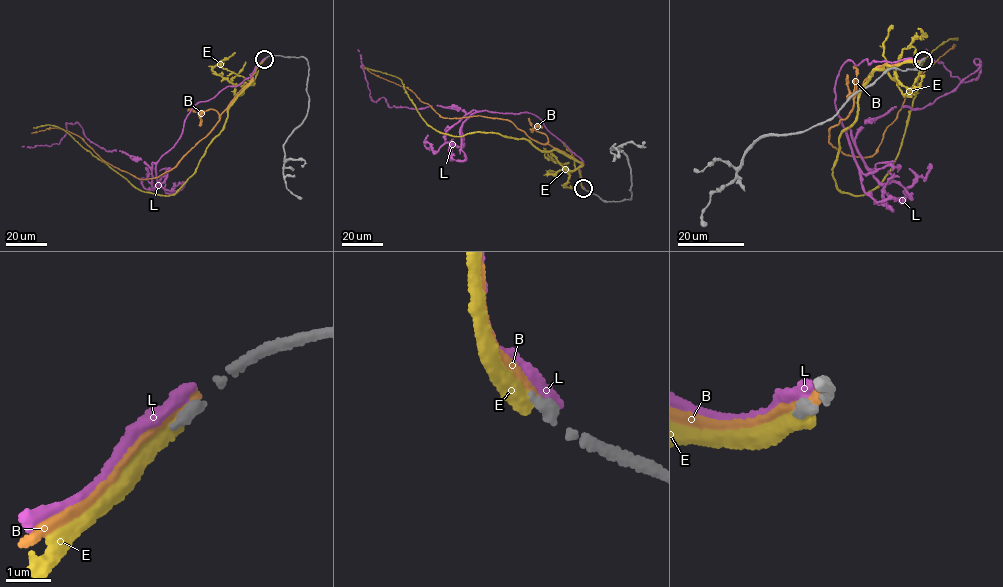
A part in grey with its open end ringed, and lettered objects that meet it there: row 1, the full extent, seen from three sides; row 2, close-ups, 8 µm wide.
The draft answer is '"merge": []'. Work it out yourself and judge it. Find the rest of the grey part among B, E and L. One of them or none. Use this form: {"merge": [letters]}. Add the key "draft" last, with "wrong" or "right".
{"merge": [], "draft": "right"}

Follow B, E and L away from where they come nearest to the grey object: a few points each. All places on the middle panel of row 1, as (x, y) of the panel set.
B: (584, 189), (579, 167), (582, 163), (537, 142), (512, 123), (479, 115), (441, 117), (407, 87), (360, 65)
E: (583, 188), (580, 163), (555, 150), (493, 132), (437, 131), (399, 78), (363, 66)
L: (584, 188), (583, 160), (536, 116), (467, 113), (437, 105), (392, 107), (382, 97), (375, 102), (358, 49)

